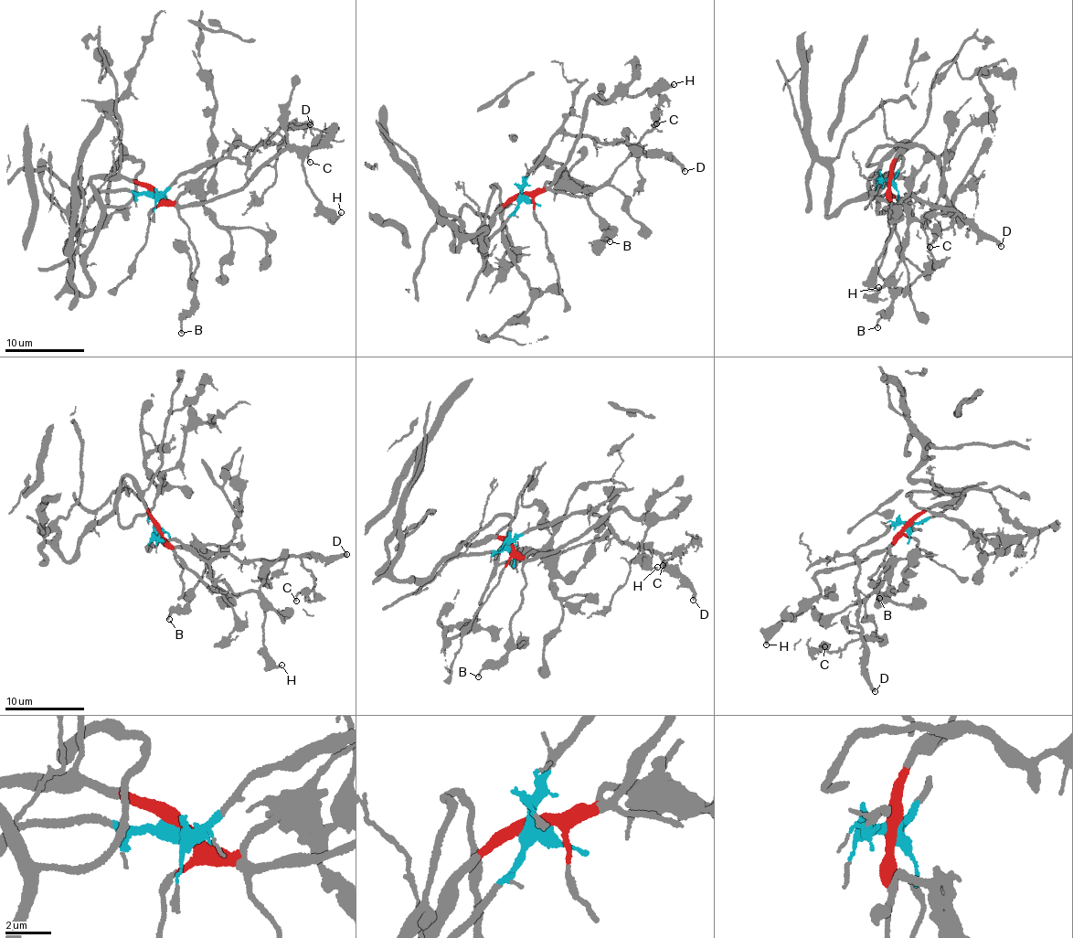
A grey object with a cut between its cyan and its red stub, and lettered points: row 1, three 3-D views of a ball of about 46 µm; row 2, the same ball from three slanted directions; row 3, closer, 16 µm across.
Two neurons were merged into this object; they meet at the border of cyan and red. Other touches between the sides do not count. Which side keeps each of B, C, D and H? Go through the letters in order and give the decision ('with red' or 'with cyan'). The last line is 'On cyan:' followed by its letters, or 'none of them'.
B: with red
C: with cyan
D: with cyan
H: with red
On cyan: C, D

